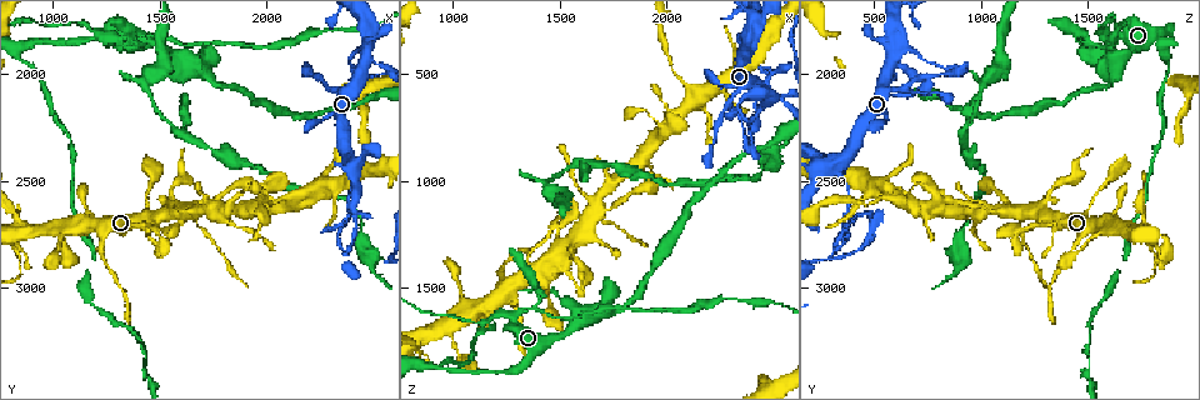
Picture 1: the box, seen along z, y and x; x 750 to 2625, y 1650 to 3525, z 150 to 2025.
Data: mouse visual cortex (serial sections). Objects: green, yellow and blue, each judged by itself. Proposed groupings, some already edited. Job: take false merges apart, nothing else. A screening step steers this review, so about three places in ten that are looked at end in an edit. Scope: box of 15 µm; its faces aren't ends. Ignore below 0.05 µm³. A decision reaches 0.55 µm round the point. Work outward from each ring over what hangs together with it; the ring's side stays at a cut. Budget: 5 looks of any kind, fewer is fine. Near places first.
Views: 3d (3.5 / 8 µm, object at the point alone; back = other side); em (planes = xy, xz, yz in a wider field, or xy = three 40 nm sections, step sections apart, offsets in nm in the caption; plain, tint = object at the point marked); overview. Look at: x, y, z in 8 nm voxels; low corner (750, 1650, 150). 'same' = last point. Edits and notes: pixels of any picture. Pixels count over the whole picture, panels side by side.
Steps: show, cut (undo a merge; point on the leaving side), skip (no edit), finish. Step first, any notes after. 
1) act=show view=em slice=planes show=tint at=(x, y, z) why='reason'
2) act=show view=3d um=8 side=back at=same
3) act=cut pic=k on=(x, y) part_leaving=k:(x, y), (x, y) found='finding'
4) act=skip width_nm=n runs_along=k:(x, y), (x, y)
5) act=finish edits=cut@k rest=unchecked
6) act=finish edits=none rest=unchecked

act=show view=3d um=3.5 at=(1570, 2590, 1300) why='thin arm on a thick one'

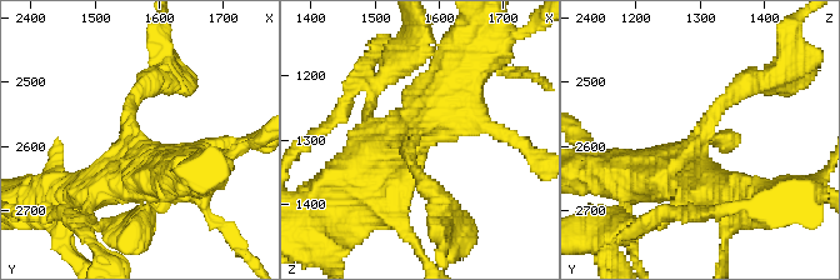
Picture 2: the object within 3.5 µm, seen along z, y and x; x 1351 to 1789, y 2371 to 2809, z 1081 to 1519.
act=show view=em slice=xy step=5 show=tint at=(1565, 2590, 1290)

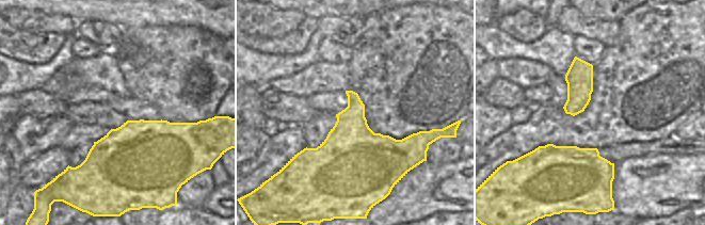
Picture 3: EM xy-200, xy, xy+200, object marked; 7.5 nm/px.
act=show view=em slice=xy step=1 show=tint at=same

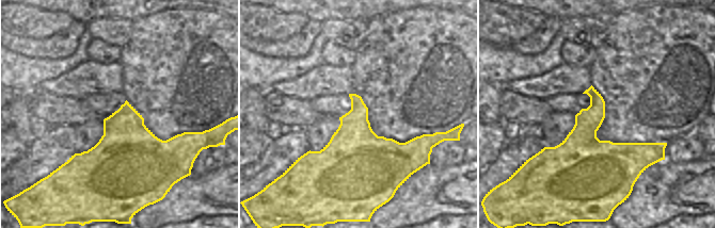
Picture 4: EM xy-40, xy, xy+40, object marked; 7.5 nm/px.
act=skip runs_along=2:(376, 154), (434, 113), (480, 33) found='all the same cell'

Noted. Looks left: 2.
act=show view=3d um=3.5 at=(2390, 2560, 380) why='narrows sharply'

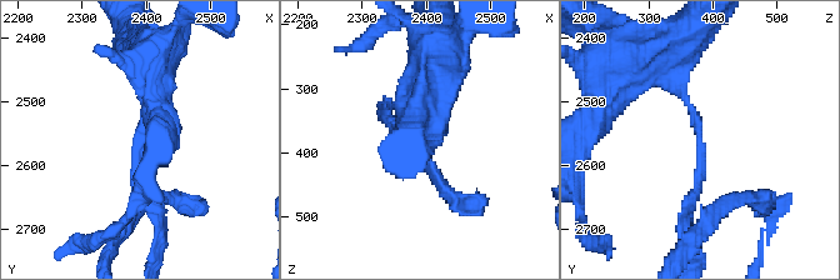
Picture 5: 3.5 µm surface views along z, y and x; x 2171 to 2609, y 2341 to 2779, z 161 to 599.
act=show view=em slice=xy step=3 show=tint at=(2390, 2555, 375) arm_widths_nm=150,150

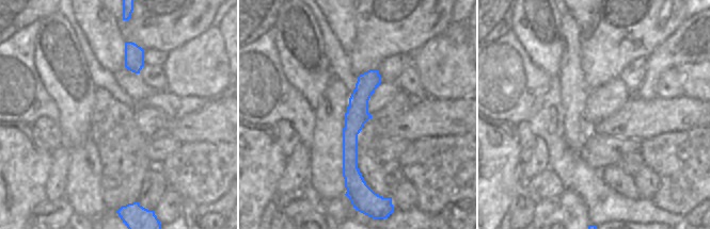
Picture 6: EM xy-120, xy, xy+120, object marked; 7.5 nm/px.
act=cut pic=5 on=(139, 143) part_leaving=5:(689, 104), (701, 143), (689, 215) found='two cells meet here'

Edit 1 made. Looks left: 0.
act=finish edits=cut@5 rest=unchecked

